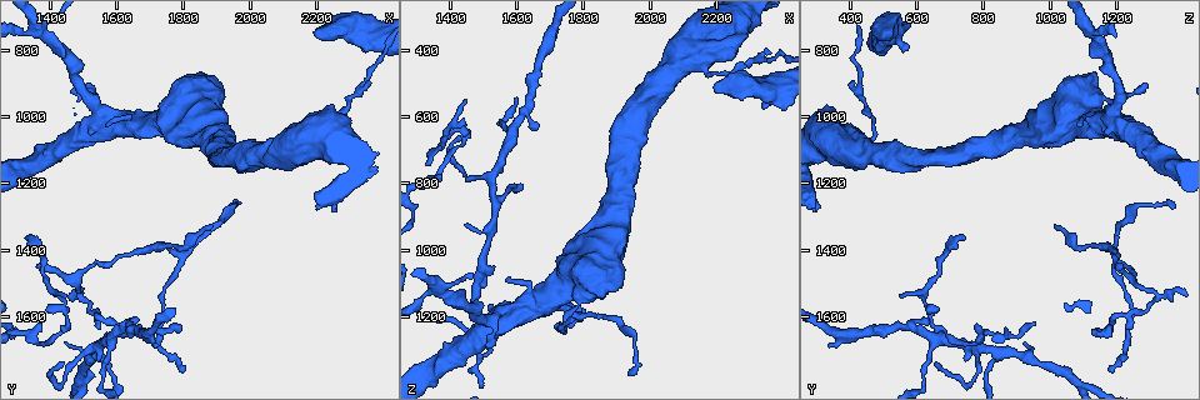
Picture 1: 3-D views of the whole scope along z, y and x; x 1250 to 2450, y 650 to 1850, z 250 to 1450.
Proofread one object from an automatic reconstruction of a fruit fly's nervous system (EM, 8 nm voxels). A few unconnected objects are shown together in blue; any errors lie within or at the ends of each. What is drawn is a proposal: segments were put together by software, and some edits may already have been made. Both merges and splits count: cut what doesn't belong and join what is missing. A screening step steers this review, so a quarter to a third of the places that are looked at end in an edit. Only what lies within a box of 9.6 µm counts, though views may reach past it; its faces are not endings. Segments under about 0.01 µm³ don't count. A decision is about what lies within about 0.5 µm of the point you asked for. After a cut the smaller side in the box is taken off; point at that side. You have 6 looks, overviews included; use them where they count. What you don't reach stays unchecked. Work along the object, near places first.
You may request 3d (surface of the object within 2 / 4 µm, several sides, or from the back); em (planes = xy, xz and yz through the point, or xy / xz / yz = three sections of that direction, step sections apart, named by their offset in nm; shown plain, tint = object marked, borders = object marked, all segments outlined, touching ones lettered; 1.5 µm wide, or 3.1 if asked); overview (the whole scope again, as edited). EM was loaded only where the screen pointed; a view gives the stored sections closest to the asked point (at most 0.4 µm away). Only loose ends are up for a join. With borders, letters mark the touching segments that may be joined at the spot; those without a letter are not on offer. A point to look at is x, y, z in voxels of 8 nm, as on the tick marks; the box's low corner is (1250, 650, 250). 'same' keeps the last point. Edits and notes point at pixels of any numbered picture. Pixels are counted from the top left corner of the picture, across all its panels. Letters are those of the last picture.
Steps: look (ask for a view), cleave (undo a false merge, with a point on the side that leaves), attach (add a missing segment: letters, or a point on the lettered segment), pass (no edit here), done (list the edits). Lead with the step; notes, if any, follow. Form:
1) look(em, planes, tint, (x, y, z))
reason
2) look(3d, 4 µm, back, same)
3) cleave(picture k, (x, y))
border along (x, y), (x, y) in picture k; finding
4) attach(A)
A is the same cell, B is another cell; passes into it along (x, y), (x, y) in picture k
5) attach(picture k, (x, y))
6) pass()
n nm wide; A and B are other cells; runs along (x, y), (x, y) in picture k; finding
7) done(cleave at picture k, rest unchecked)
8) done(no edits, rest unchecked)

look(3d, 4 µm, back, (1790, 1760, 1180))
tapers out

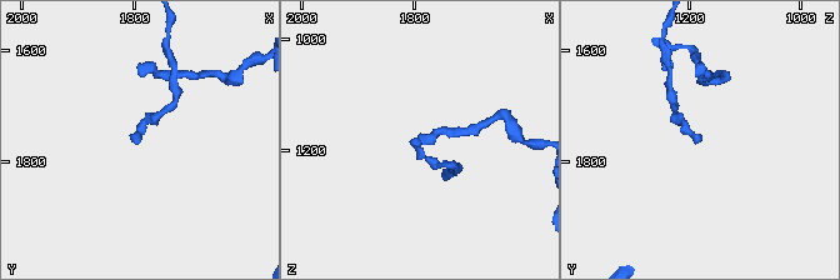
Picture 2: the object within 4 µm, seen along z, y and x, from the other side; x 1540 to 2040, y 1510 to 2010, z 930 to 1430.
look(em, planes, borders, (1795, 1750, 1180))
now the EM

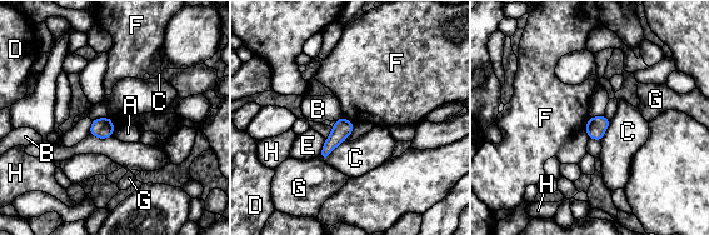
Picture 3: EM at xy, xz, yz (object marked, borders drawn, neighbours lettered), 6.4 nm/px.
pass()
120 nm wide; A, B, C, D, E, F, G and H are other cells; border along (343, 116), (335, 121) in picture 3; no lettered segment goes on from it

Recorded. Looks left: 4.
look(em, xy, step 8, plain, (1340, 1370, 740))
thin end

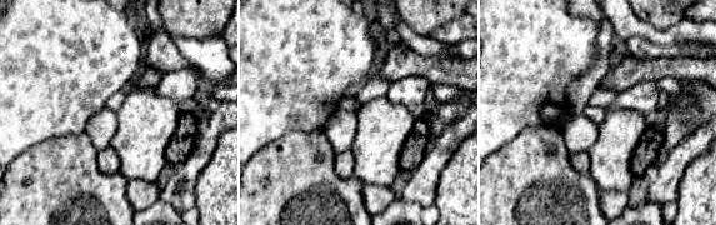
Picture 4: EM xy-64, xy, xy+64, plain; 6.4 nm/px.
look(em, xy, step 8, borders, same)
what lies round it

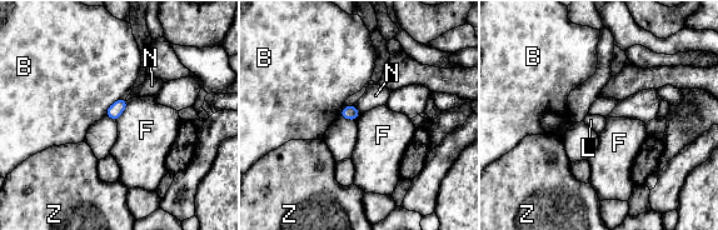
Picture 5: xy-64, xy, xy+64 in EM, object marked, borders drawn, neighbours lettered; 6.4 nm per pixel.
pass()
B touches over 180 nm; B, F, L, N and Z are other cells; border along (128, 100), (116, 121) in picture 5; no lettered segment goes on from it

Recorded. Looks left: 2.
look(3d, 4 µm, (1450, 1540, 550))
tapers out

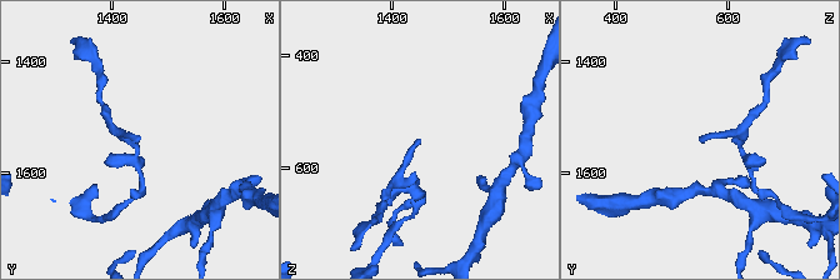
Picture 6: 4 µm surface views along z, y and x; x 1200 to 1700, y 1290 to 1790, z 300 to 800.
look(em, xy, step 8, borders, (1445, 1540, 545))

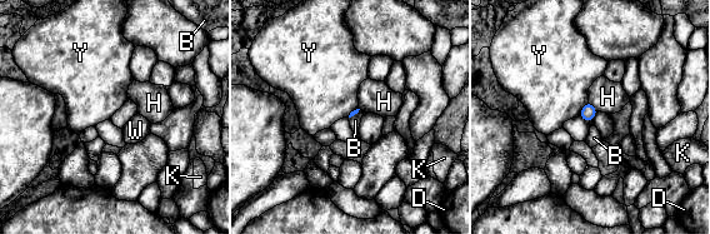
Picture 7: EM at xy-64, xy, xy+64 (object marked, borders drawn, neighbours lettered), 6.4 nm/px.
pass()
B, D, H, K, W and Y are other cells; border along (588, 101), (578, 115) in picture 7; no lettered segment goes on from it

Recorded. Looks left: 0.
done(no edits, rest unchecked)

